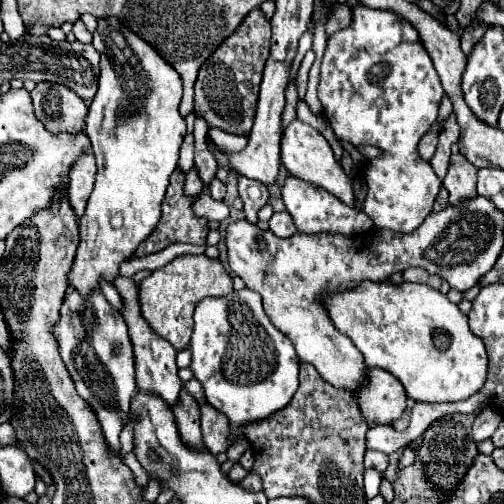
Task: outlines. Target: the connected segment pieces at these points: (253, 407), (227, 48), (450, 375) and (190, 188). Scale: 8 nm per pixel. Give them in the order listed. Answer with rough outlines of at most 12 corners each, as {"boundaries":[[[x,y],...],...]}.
{"boundaries":[[[248,288],[196,306],[190,368],[246,422],[292,400],[300,360]],[[250,12],[200,66],[194,114],[250,134],[270,22]],[[422,284],[326,294],[334,326],[416,402],[488,374],[468,316]],[[194,167],[185,177],[186,195],[197,195],[204,183]]]}

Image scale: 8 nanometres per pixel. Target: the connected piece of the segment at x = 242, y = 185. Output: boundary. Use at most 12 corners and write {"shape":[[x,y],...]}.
{"shape":[[238,178],[246,220],[256,224],[258,210],[268,202],[264,184]]}

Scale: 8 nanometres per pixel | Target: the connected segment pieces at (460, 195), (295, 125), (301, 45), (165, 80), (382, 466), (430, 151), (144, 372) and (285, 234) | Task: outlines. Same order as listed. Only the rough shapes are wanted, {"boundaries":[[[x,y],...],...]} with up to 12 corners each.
{"boundaries":[[[450,156],[444,188],[450,204],[476,196],[476,168]],[[294,120],[282,134],[292,176],[354,204],[326,138]],[[304,32],[290,68],[290,84],[294,82],[304,54],[312,48],[312,32]],[[98,20],[98,174],[70,284],[112,282],[160,220],[180,76]],[[368,450],[364,466],[376,468],[384,478],[388,456],[378,450]],[[442,122],[430,128],[420,140],[418,152],[426,160],[436,152]],[[118,276],[138,388],[172,406],[182,380],[174,346],[140,310],[138,282]],[[276,212],[268,220],[270,230],[280,238],[298,232],[288,212]]]}

